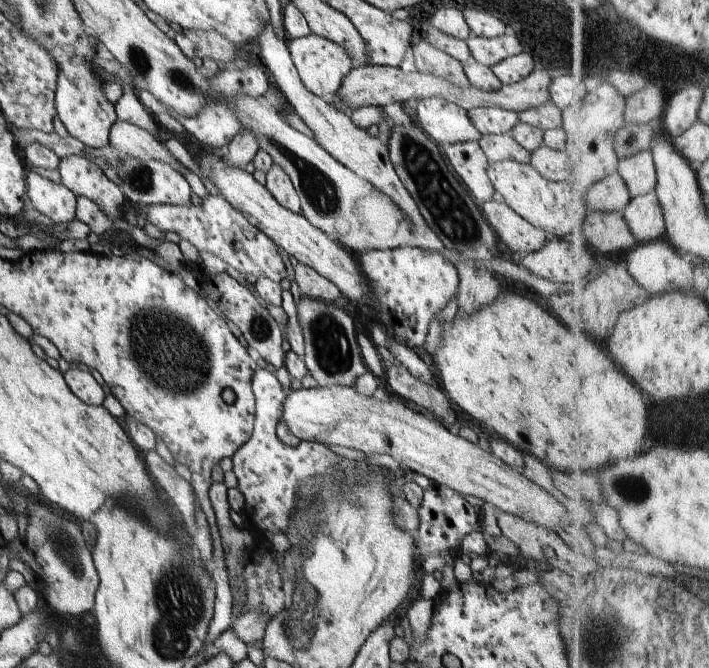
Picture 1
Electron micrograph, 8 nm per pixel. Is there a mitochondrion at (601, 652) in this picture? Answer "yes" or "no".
yes

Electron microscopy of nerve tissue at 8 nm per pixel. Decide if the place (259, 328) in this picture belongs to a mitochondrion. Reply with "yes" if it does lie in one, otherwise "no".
yes

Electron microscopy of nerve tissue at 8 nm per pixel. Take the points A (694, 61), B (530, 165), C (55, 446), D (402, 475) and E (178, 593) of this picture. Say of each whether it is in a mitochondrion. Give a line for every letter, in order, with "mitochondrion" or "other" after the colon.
A: other
B: other
C: other
D: other
E: mitochondrion

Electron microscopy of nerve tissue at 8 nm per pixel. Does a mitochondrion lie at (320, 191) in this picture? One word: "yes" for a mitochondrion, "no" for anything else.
yes

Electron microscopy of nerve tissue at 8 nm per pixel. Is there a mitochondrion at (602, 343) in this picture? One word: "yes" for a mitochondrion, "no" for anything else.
no

